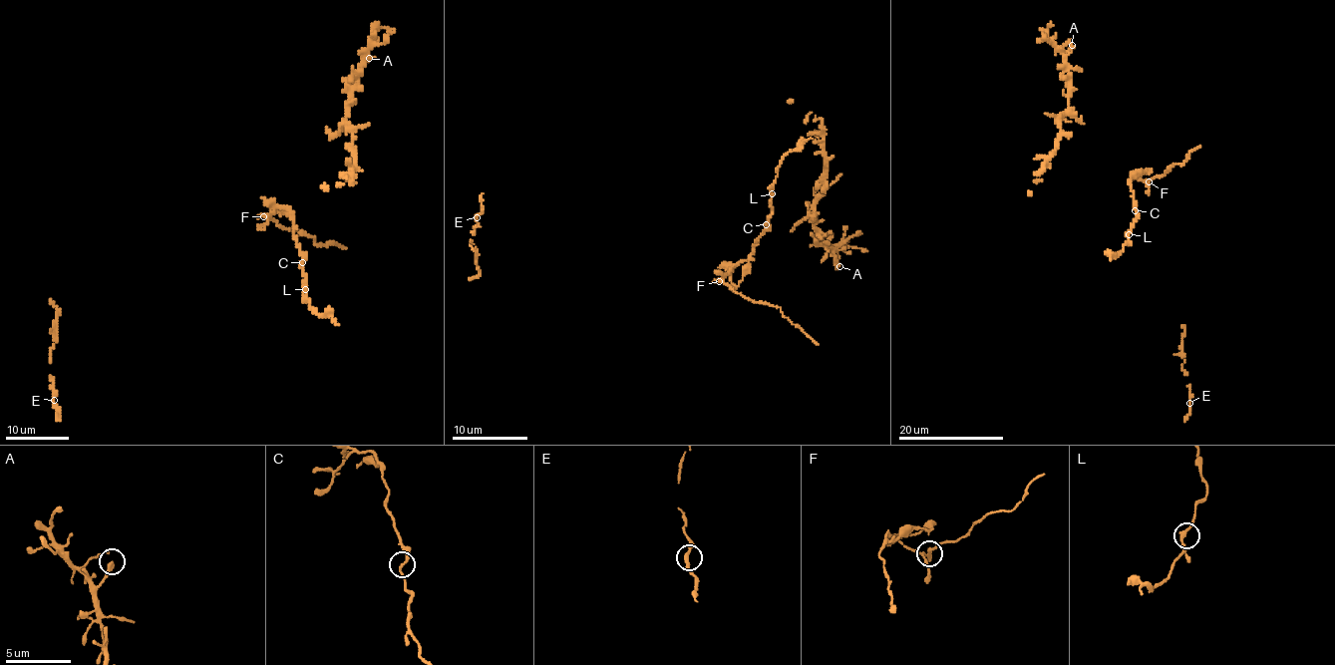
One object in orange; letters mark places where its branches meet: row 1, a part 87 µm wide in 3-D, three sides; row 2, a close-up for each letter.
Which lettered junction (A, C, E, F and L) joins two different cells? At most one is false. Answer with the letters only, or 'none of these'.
F

